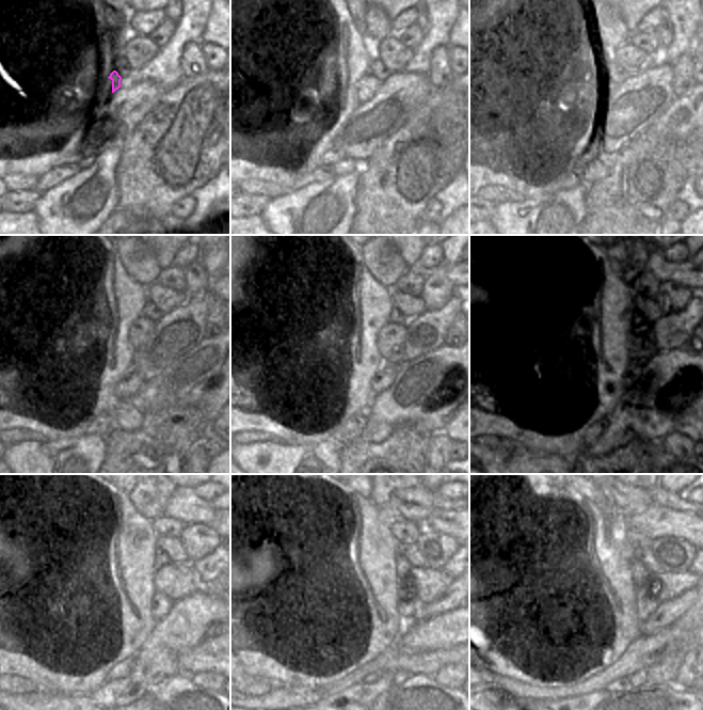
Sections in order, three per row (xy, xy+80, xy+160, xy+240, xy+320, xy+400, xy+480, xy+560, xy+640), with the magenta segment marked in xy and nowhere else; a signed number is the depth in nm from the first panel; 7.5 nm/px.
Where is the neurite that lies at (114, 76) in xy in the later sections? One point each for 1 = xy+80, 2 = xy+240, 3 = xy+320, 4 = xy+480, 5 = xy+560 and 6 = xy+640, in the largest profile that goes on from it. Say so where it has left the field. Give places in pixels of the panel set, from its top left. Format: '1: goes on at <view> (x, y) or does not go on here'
1: goes on at xy+80 (366, 88)
2: goes on at xy+240 (141, 330)
3: goes on at xy+320 (390, 340)
4: goes on at xy+480 (176, 581)
5: goes on at xy+560 (426, 585)
6: goes on at xy+640 (664, 586)

